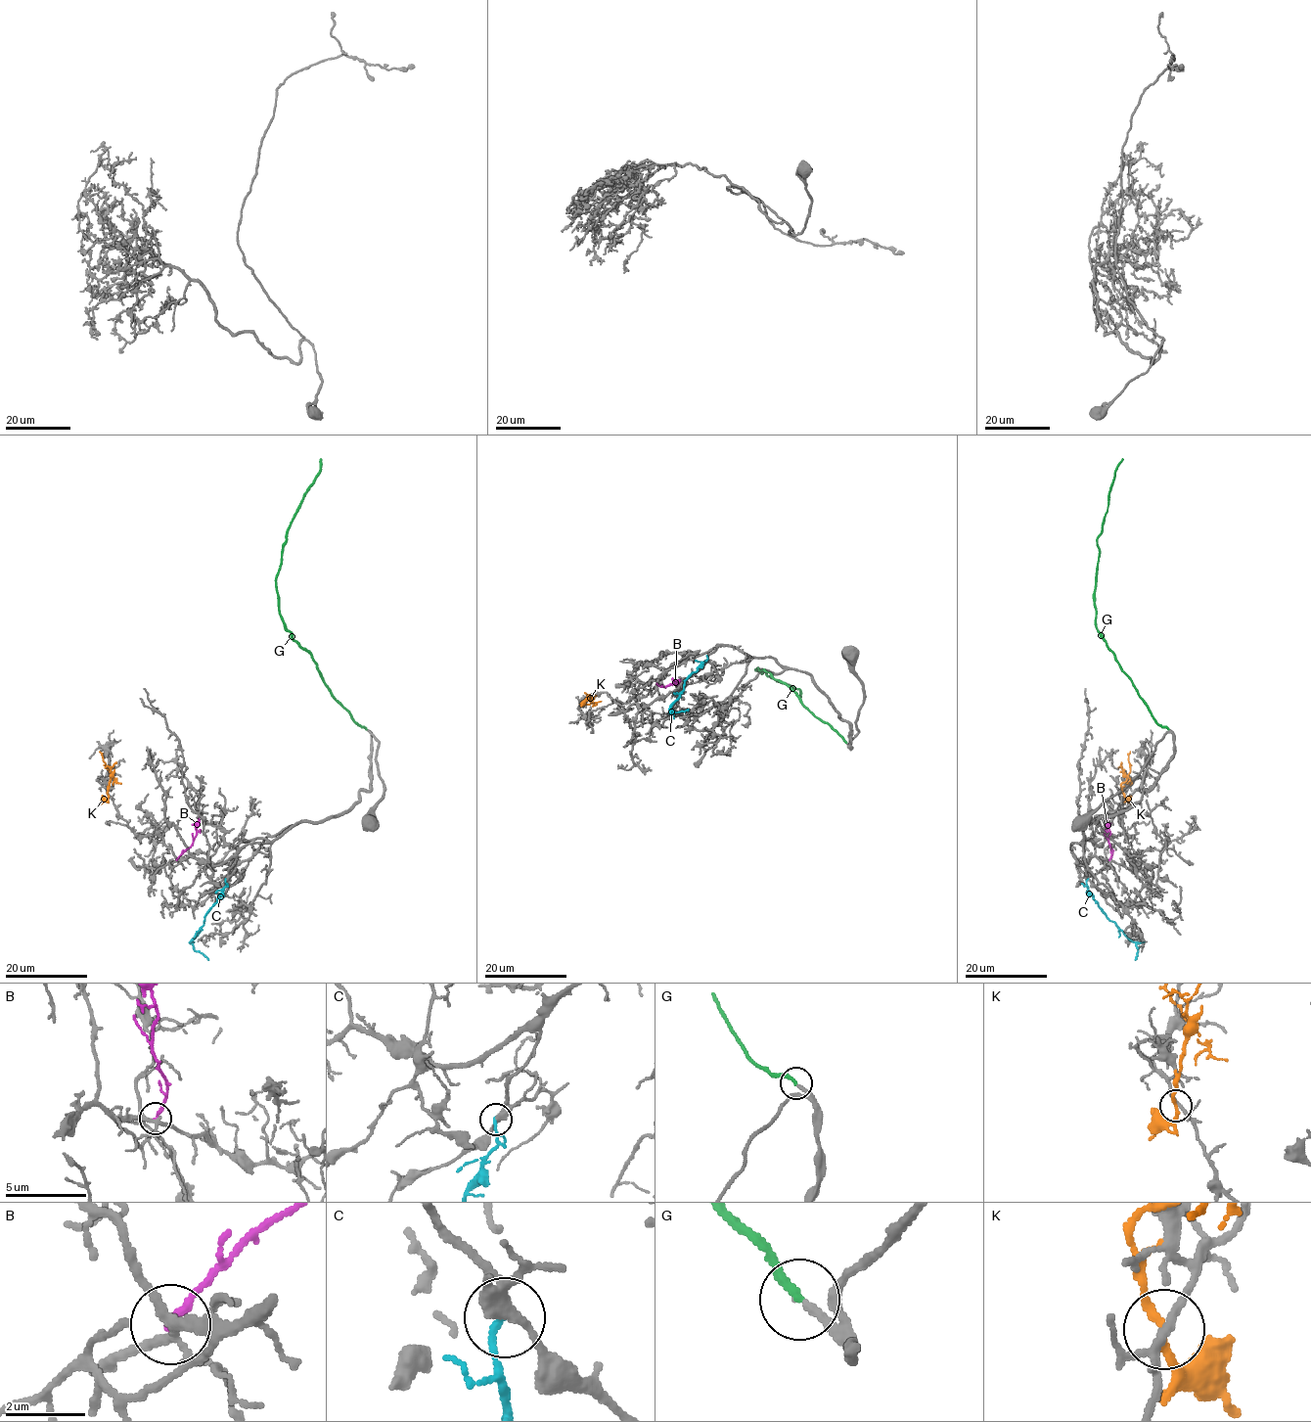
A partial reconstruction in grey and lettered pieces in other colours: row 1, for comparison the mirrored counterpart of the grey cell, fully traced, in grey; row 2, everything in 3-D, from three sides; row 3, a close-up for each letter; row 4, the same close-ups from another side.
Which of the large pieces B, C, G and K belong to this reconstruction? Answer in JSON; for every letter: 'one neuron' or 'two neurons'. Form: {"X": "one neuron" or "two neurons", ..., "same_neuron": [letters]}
{"B": "one neuron", "C": "two neurons", "G": "one neuron", "K": "two neurons", "same_neuron": ["B", "G"]}

